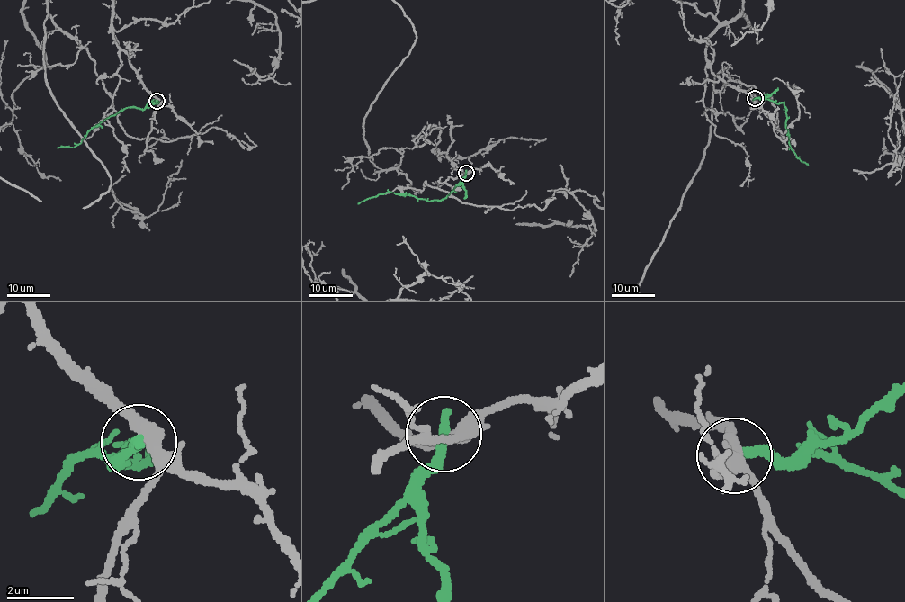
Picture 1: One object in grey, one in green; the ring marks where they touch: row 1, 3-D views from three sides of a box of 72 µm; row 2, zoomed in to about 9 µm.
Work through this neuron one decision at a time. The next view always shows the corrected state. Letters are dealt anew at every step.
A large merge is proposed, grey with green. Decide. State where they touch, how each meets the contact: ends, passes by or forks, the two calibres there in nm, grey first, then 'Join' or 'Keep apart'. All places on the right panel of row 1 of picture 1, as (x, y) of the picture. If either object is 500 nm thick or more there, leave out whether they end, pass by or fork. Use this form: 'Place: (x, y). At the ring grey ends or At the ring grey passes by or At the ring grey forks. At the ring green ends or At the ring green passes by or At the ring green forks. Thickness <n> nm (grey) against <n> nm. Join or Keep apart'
Place: (755, 98). At the ring grey forks. At the ring green ends. Thickness 320 nm (grey) against 360 nm. Keep apart

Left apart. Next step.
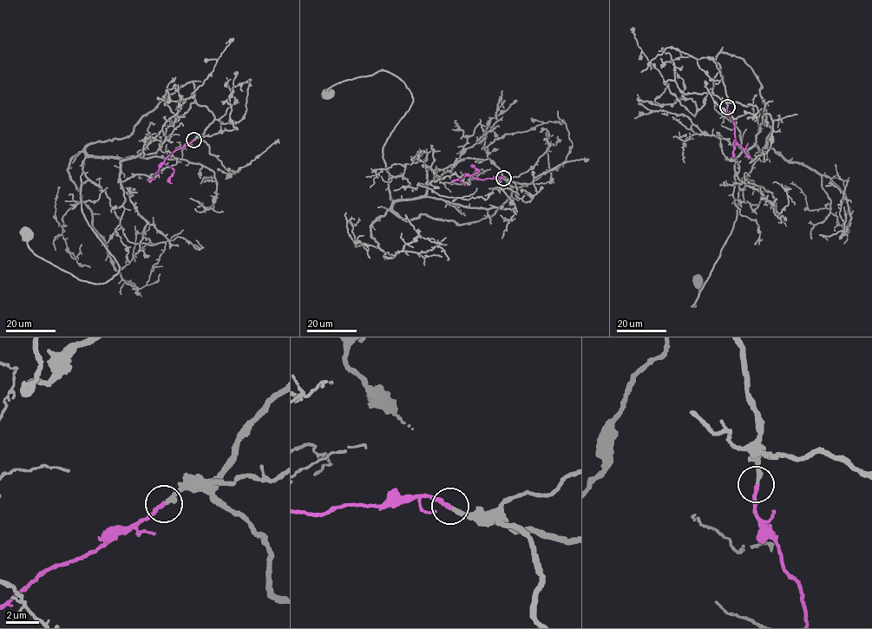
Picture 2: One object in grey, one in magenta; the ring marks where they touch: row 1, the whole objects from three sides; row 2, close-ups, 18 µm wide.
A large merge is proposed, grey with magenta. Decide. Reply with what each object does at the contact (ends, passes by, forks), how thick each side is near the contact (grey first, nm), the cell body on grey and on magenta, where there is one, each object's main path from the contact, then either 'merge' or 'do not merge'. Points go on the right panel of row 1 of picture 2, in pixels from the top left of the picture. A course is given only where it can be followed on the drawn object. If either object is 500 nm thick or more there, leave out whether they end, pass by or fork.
grey ends there; magenta ends there; 280 nm thick on the grey side, 240 nm on the other; cell body of grey at (698, 280); no cell body on magenta; grey runs (726, 107), (715, 61), (721, 52), (754, 72), (772, 130), (739, 182), (731, 234), (692, 306), (698, 280); magenta runs (727, 107), (733, 123), (734, 156); merge

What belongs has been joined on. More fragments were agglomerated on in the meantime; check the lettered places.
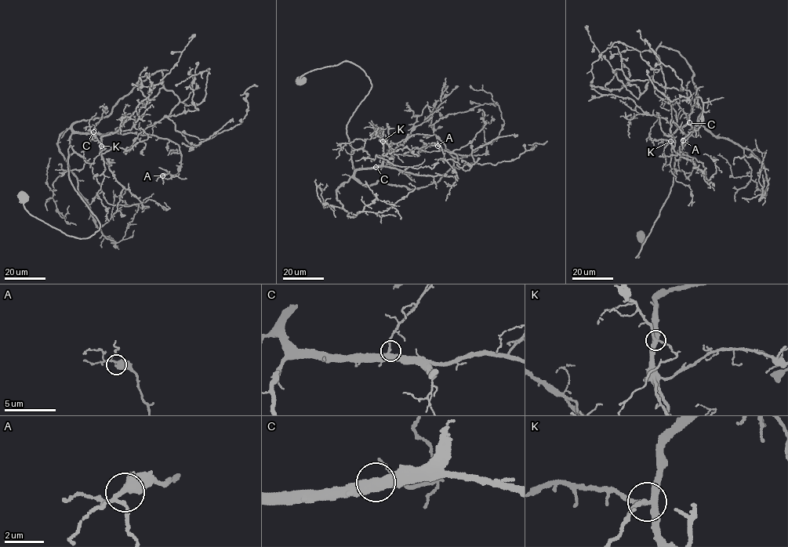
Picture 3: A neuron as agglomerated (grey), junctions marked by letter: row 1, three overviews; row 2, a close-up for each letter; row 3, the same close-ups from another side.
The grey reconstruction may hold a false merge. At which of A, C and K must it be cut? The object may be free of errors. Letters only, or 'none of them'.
none of them

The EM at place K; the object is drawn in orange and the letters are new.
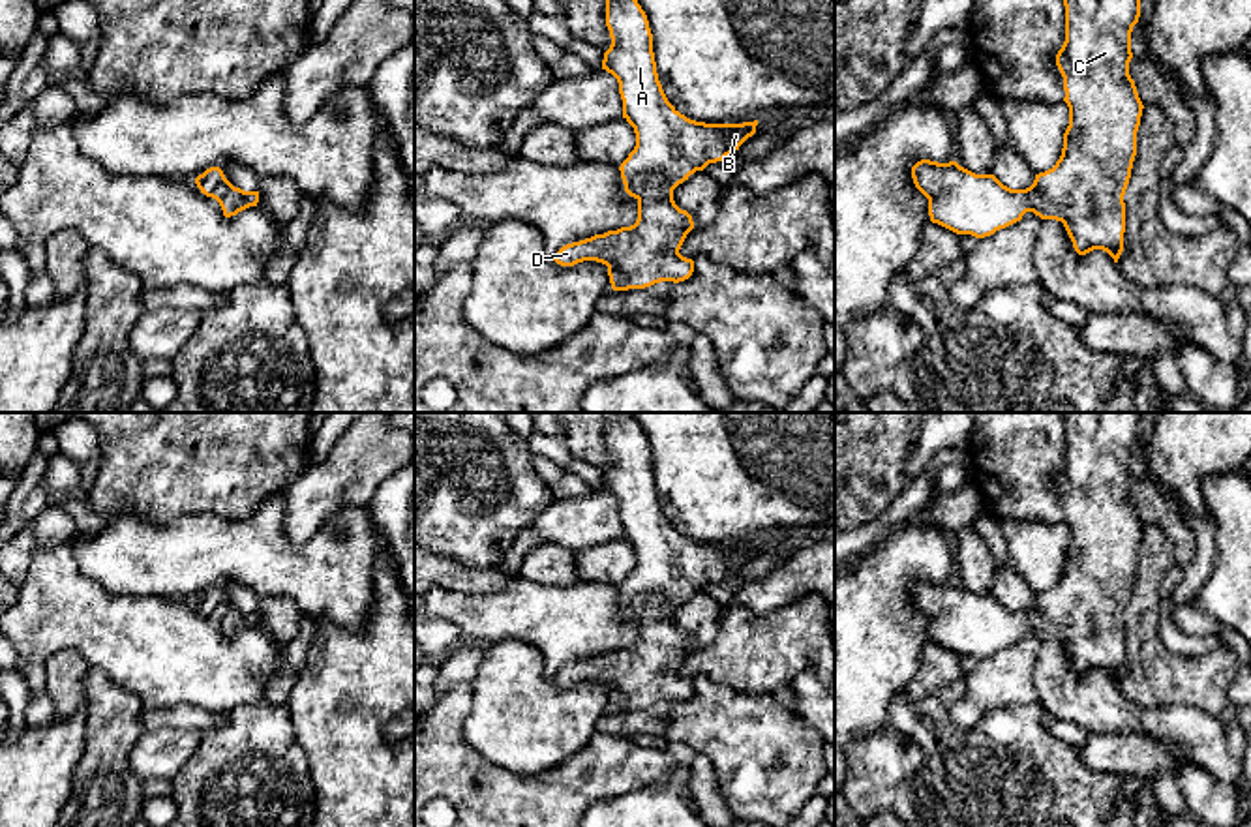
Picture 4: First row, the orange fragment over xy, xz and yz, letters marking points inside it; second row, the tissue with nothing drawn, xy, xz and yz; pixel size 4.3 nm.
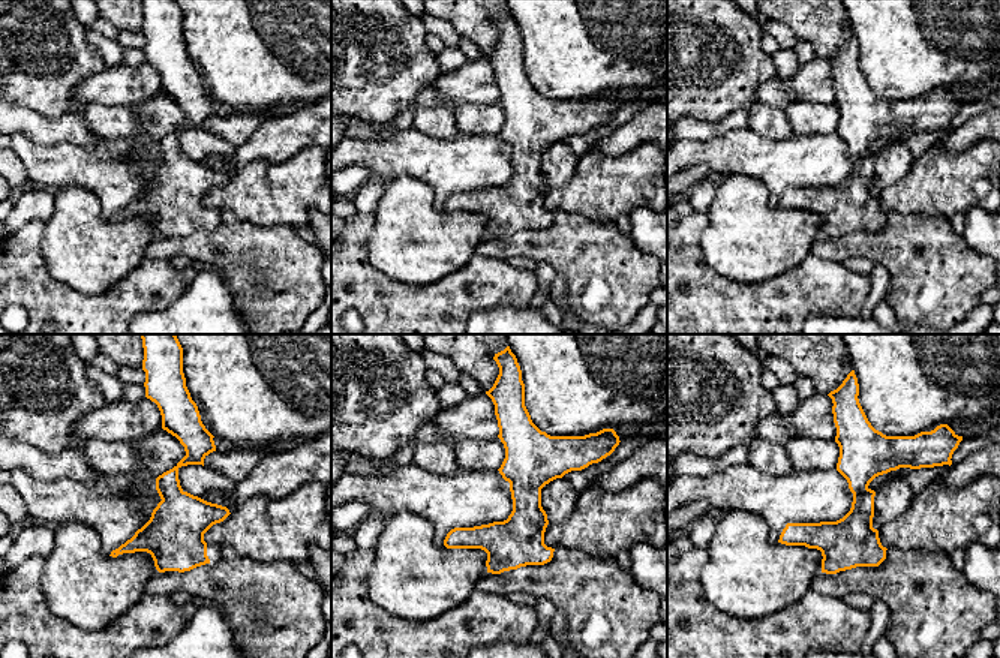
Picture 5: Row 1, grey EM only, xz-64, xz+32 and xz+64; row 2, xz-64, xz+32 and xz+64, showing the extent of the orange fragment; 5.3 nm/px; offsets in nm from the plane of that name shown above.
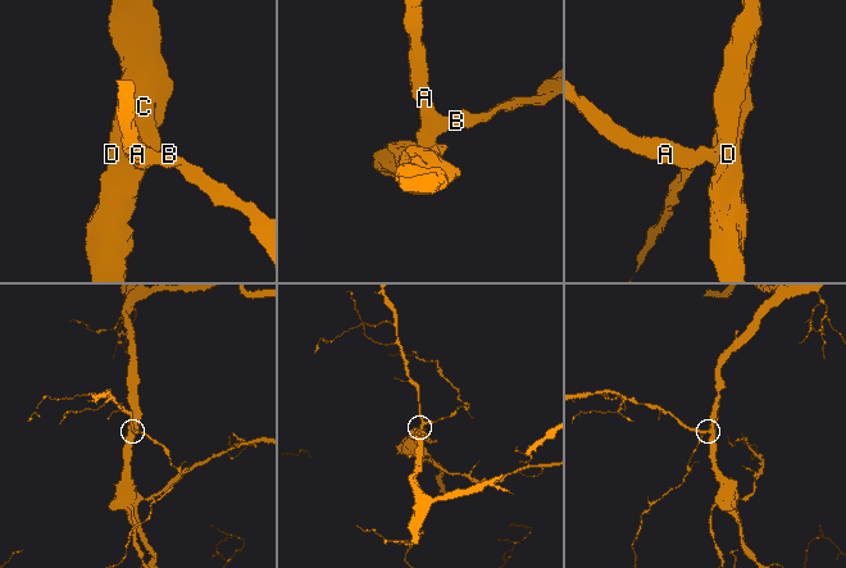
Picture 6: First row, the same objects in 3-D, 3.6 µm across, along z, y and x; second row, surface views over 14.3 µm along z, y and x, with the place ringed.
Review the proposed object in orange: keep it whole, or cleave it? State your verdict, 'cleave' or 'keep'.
keep

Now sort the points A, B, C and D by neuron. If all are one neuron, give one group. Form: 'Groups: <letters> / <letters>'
Groups: A B C D

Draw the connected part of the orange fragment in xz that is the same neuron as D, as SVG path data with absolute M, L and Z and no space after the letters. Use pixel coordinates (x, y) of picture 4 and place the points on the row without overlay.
M608 413L606 446L611 465L602 489L617 499L623 538L636 553L636 566L619 591L625 611L638 621L638 639L630 647L566 664L553 681L561 686L602 683L613 711L679 703L694 692L694 681L679 673L694 641L675 624L673 609L739 570L756 553L758 540L696 542L668 521L656 493L649 441L632 413Z

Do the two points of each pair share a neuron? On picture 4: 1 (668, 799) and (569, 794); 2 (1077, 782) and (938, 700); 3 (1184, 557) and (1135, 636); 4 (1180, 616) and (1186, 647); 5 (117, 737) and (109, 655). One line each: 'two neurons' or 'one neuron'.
1: two neurons
2: one neuron
3: two neurons
4: two neurons
5: two neurons

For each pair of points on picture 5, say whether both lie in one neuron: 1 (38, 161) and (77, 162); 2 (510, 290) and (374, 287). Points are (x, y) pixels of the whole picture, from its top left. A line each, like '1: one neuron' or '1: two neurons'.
1: one neuron
2: one neuron

